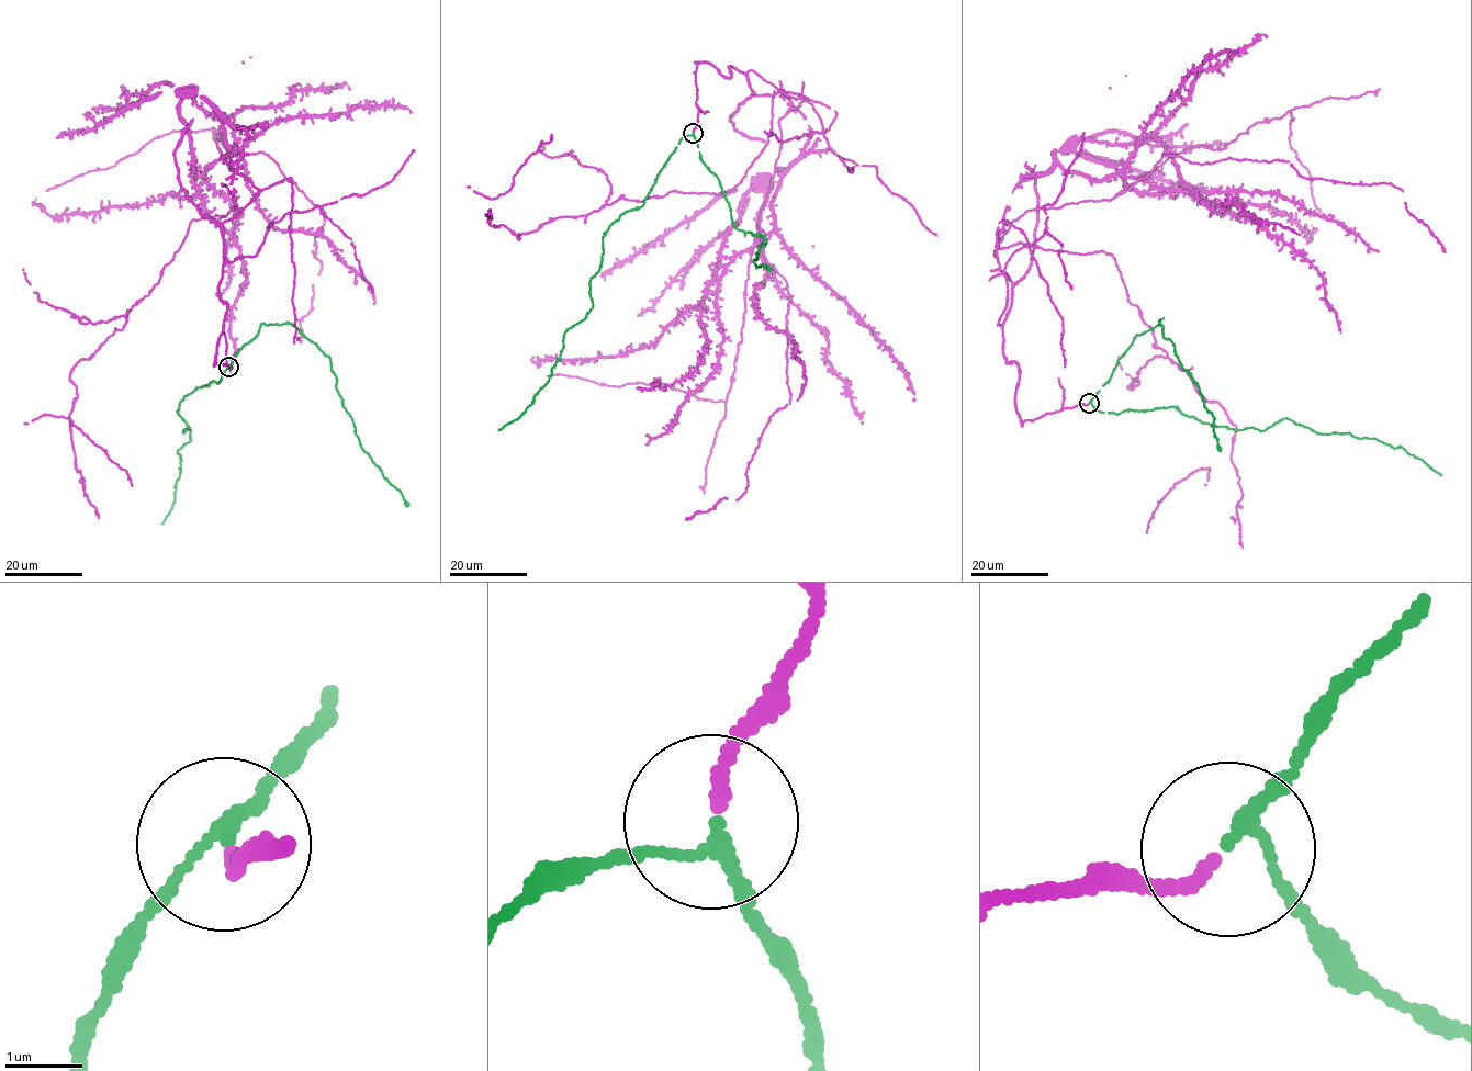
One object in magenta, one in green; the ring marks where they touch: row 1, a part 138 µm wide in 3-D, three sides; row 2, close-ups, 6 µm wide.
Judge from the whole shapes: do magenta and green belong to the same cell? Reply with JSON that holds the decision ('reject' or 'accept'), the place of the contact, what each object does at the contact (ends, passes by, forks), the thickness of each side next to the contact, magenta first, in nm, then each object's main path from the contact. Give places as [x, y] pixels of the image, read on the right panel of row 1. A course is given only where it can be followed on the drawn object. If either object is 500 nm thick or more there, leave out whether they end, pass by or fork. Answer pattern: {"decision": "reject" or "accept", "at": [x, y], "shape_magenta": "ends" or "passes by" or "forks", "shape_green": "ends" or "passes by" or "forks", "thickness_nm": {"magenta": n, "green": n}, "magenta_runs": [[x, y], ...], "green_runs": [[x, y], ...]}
{"decision": "accept", "at": [1089, 403], "shape_magenta": "ends", "shape_green": "passes by", "thickness_nm": {"magenta": 160, "green": 140}, "magenta_runs": [[1088, 403], [1019, 415], [998, 243], [1027, 211], [1183, 189], [1077, 139], [1154, 138], [1206, 206], [1300, 235]], "green_runs": [[1089, 403], [1120, 414], [1172, 406], [1242, 430], [1288, 418], [1323, 435], [1401, 447], [1441, 475]]}

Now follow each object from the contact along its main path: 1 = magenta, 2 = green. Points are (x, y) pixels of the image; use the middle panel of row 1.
1: (693, 133), (701, 63), (804, 99), (754, 246), (716, 265), (755, 185), (753, 305), (796, 345), (796, 399)
2: (693, 134), (642, 205), (609, 226), (590, 283), (593, 307), (564, 334), (532, 403), (498, 430)

